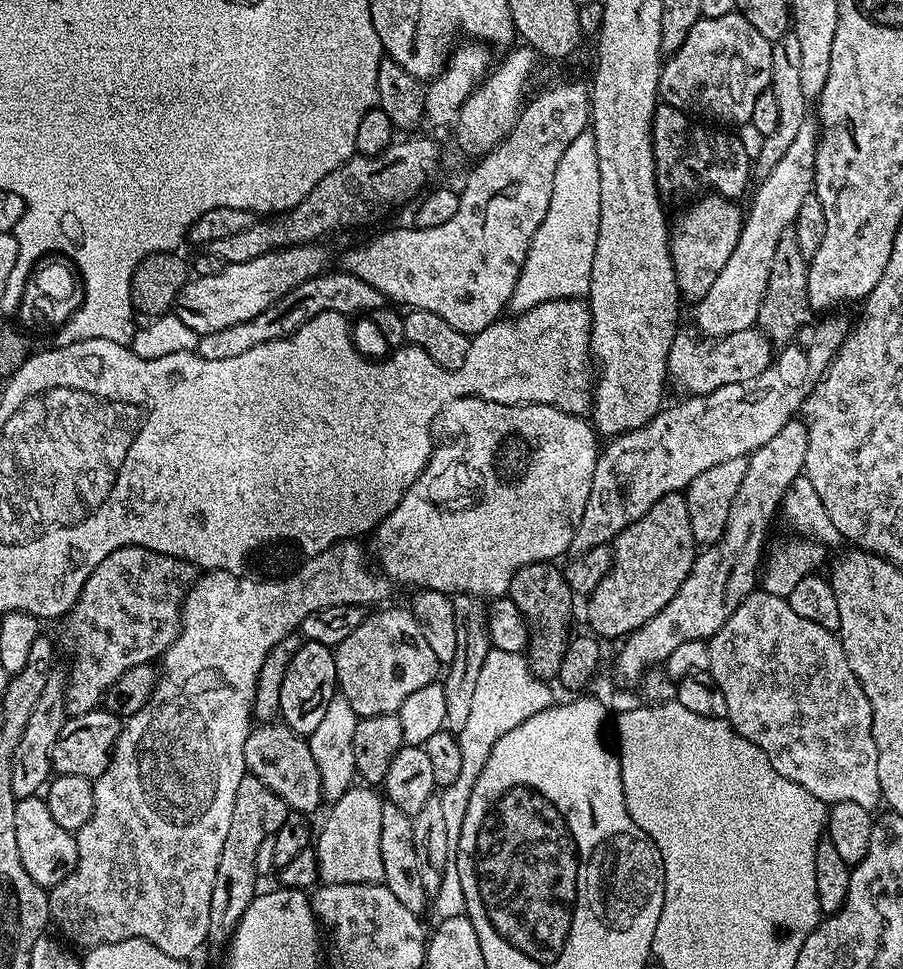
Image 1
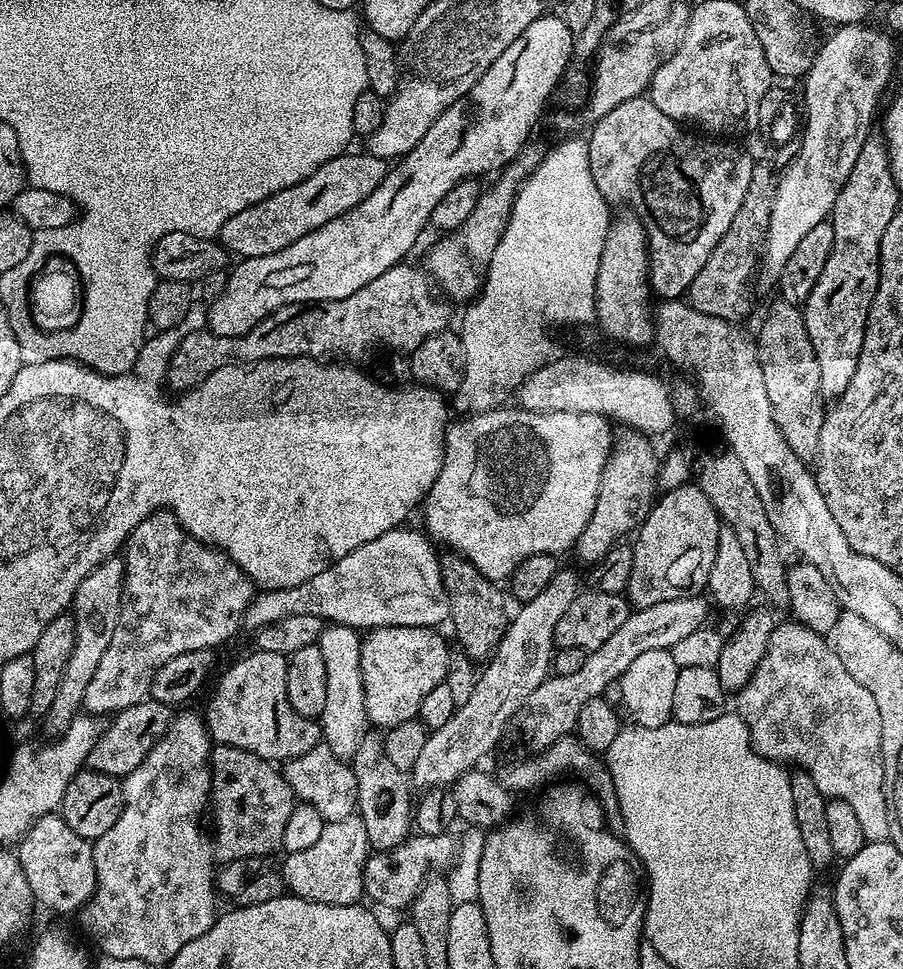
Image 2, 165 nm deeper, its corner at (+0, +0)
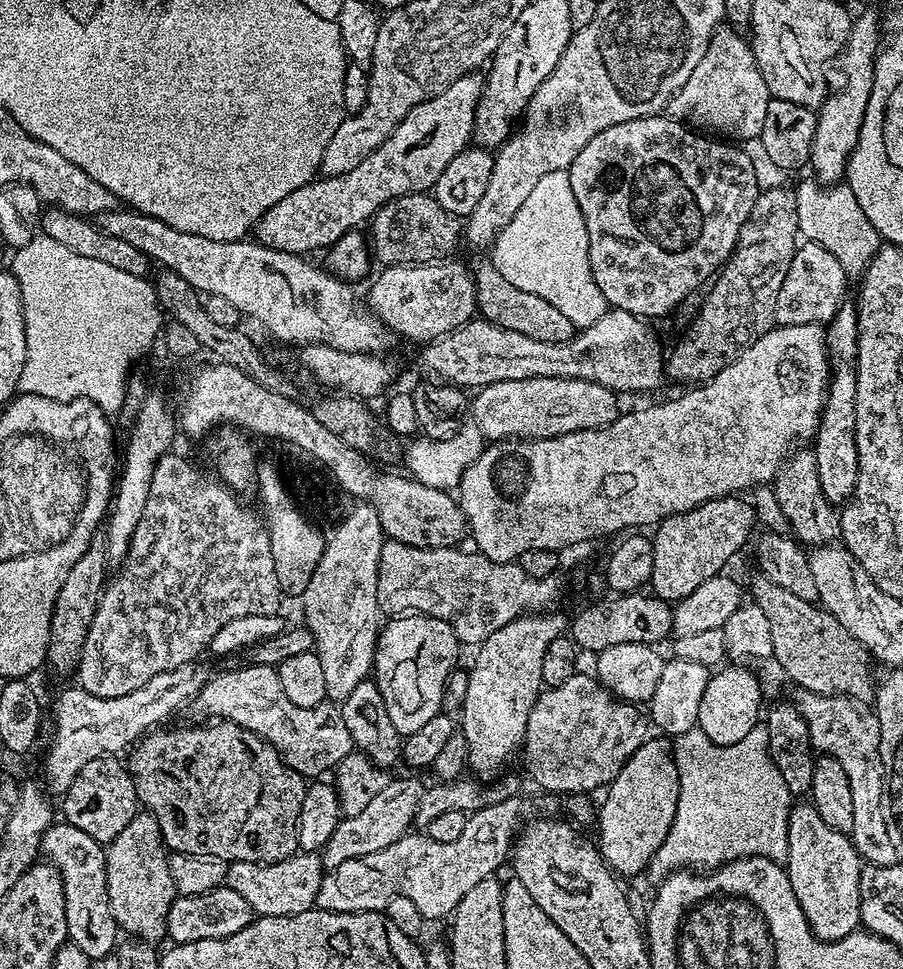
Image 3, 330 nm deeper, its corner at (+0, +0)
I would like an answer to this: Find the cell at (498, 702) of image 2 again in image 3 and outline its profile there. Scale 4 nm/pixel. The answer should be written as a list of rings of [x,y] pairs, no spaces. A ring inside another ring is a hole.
[[[389,779],[388,785],[361,812],[353,816],[344,816],[338,830],[330,834],[330,842],[326,842],[326,846],[322,849],[322,863],[325,869],[331,870],[342,866],[342,862],[350,858],[378,854],[378,850],[386,850],[386,846],[409,835],[424,790],[425,785],[419,784],[416,780]]]

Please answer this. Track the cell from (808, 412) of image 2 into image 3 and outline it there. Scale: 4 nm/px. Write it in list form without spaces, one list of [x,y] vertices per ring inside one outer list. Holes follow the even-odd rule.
[[[793,451],[776,472],[774,491],[778,506],[784,515],[784,523],[791,535],[801,545],[828,546],[840,540],[840,517],[837,509],[822,494],[822,485],[818,482],[818,466],[815,451]]]

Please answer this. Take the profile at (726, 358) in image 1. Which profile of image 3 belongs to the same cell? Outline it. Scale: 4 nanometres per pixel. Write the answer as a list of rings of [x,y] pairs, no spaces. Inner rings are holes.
[[[518,378],[506,382],[487,384],[471,397],[471,423],[484,435],[485,441],[499,442],[511,440],[545,440],[550,436],[565,436],[571,432],[581,432],[591,428],[604,428],[613,424],[622,415],[622,408],[616,405],[617,393],[598,382],[586,382],[578,378]]]

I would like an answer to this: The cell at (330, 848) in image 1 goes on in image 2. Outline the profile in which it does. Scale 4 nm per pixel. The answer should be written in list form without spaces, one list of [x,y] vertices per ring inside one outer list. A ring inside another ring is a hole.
[[[353,814],[338,822],[327,822],[314,846],[287,853],[283,857],[284,887],[291,895],[301,896],[310,902],[334,906],[355,904],[364,896],[364,863],[369,855],[366,826],[362,826],[359,815]]]

